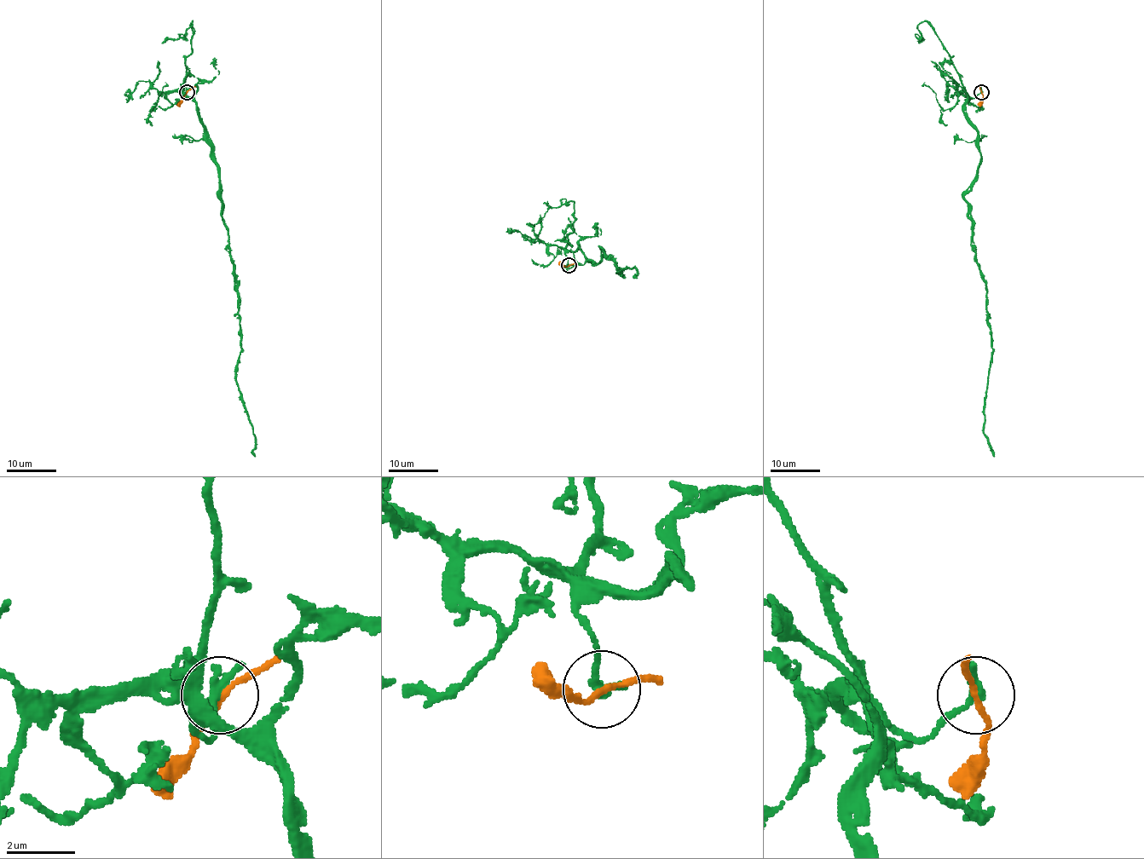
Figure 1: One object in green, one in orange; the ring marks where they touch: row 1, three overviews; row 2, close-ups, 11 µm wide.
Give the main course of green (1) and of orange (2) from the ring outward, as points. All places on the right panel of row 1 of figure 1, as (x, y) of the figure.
1: (981, 91), (966, 105), (980, 164), (964, 196), (986, 287), (992, 354), (983, 429), (994, 457)
2: (981, 91), (983, 101), (979, 106)

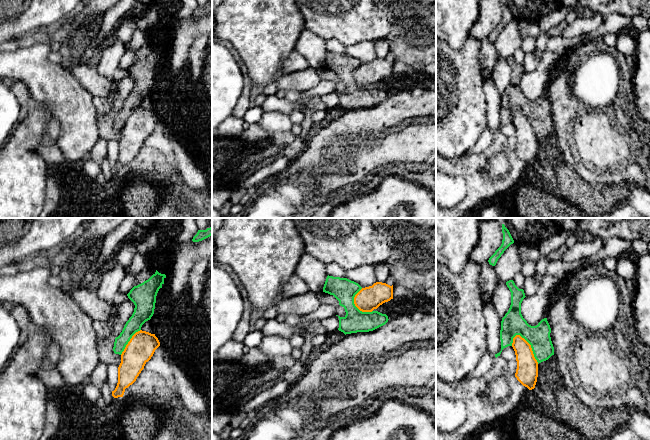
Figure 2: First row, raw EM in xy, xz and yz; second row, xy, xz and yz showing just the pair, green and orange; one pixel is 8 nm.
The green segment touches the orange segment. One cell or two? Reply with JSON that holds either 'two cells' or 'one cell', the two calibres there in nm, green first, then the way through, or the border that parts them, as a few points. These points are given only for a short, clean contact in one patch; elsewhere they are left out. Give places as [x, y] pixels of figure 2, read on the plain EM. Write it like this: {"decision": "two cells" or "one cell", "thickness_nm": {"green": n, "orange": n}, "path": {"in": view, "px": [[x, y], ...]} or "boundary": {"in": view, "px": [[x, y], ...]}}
{"decision": "two cells", "thickness_nm": {"green": 190, "orange": 180}}

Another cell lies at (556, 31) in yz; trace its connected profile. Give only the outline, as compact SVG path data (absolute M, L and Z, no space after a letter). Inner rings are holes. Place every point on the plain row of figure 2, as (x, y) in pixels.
M563 20L557 26L553 27L548 34L554 37L562 36L563 30L566 28L567 25L567 22Z

